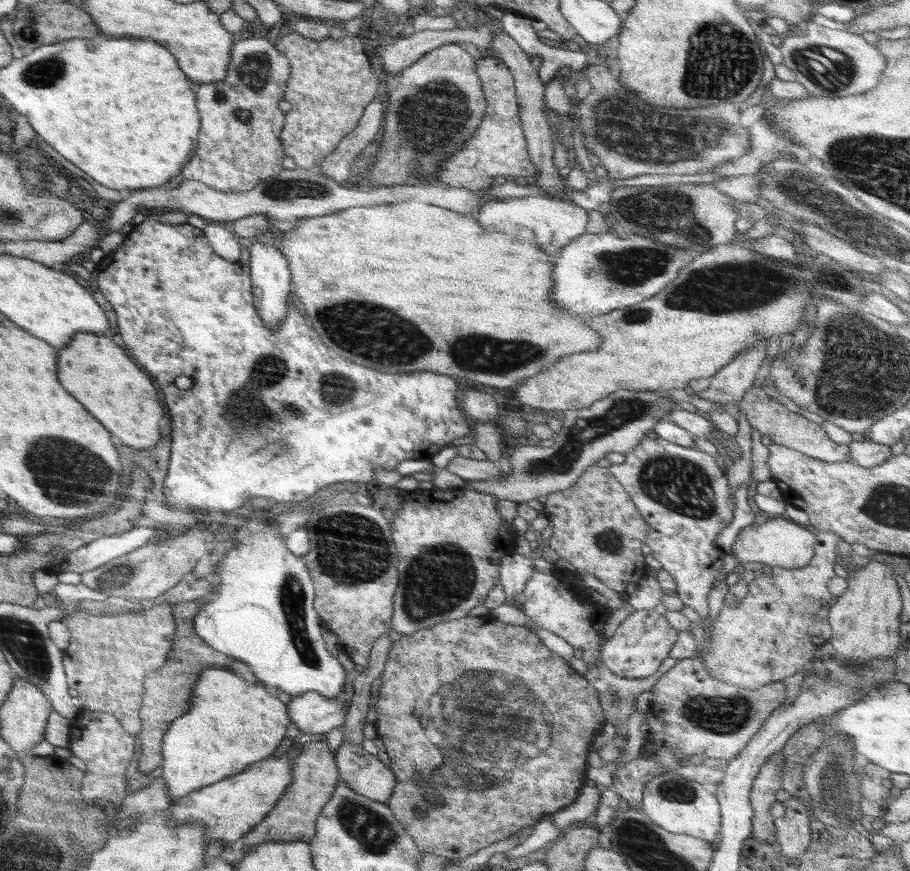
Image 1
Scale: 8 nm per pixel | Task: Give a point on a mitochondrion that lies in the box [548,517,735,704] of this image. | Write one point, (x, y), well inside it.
(611, 541)

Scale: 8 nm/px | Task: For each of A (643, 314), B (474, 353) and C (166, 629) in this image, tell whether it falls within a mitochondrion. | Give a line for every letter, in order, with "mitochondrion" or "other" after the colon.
A: mitochondrion
B: mitochondrion
C: other

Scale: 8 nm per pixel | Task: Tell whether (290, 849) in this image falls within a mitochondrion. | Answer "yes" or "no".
no

